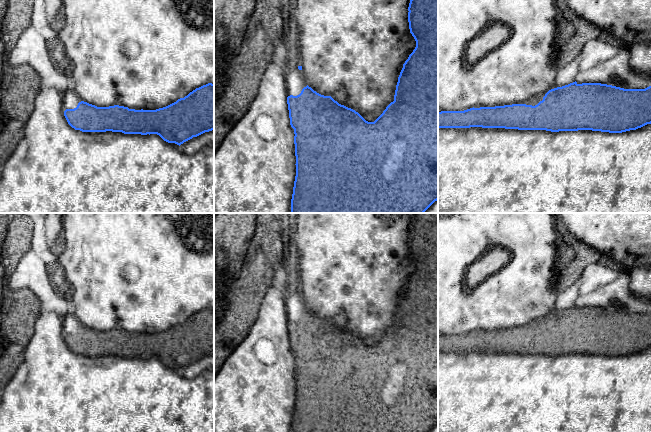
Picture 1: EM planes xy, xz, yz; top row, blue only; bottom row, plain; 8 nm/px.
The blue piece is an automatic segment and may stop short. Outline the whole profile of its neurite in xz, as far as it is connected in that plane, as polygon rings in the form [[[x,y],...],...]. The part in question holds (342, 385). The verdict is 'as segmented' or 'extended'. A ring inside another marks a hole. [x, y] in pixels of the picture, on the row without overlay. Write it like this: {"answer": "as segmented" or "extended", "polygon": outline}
{"answer": "as segmented", "polygon": [[[414,213],[408,231],[410,257],[416,271],[403,288],[398,301],[394,325],[374,345],[366,345],[358,336],[324,320],[308,309],[297,320],[287,321],[290,349],[294,353],[296,400],[291,432],[429,432],[438,424],[438,213]]]}

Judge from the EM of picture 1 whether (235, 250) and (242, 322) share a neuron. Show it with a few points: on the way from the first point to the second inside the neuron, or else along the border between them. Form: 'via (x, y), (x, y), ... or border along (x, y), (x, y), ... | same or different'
border along (246, 253), (240, 272), (231, 280) | different

